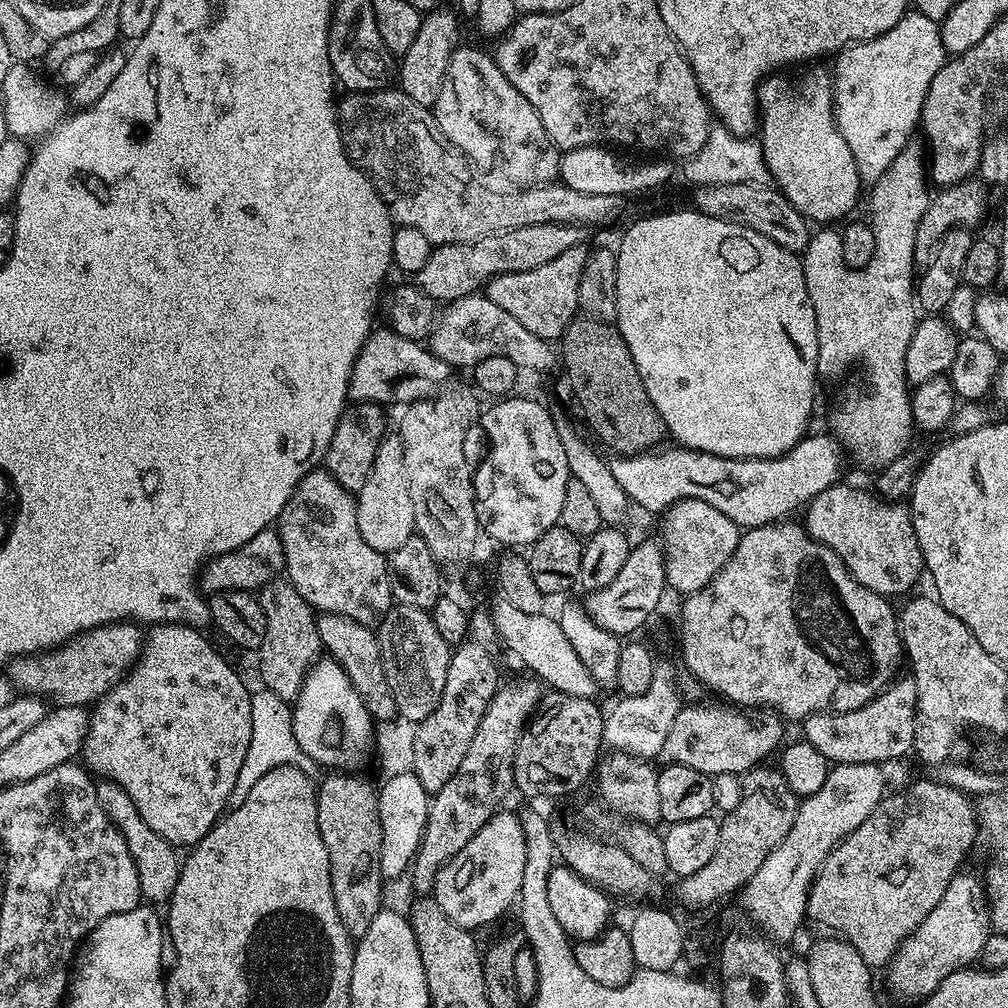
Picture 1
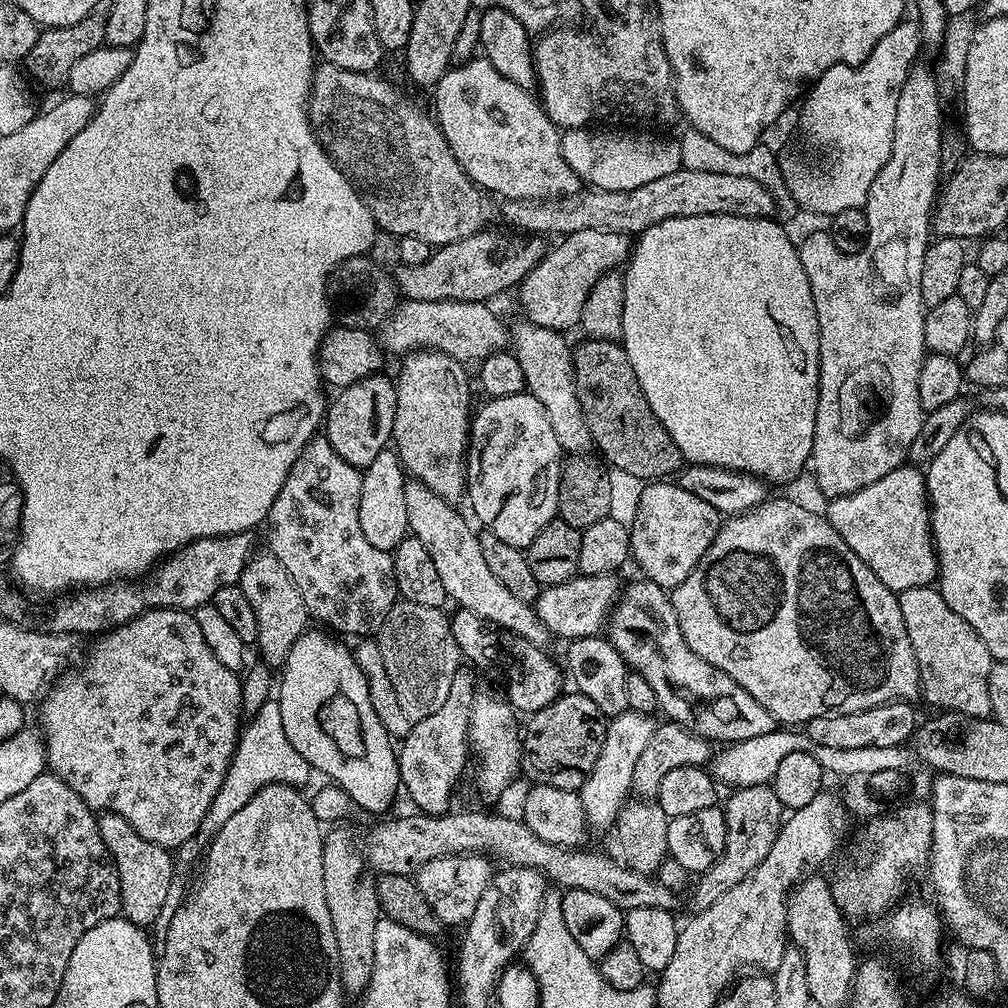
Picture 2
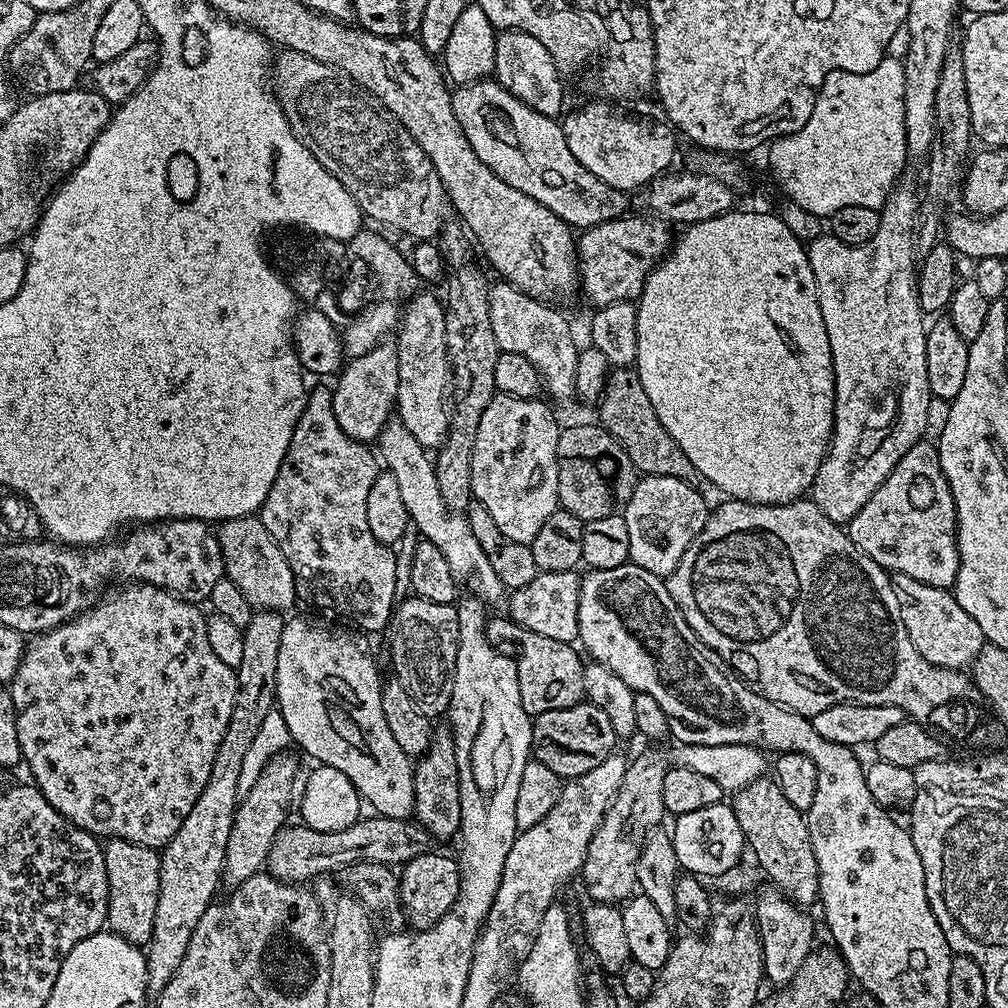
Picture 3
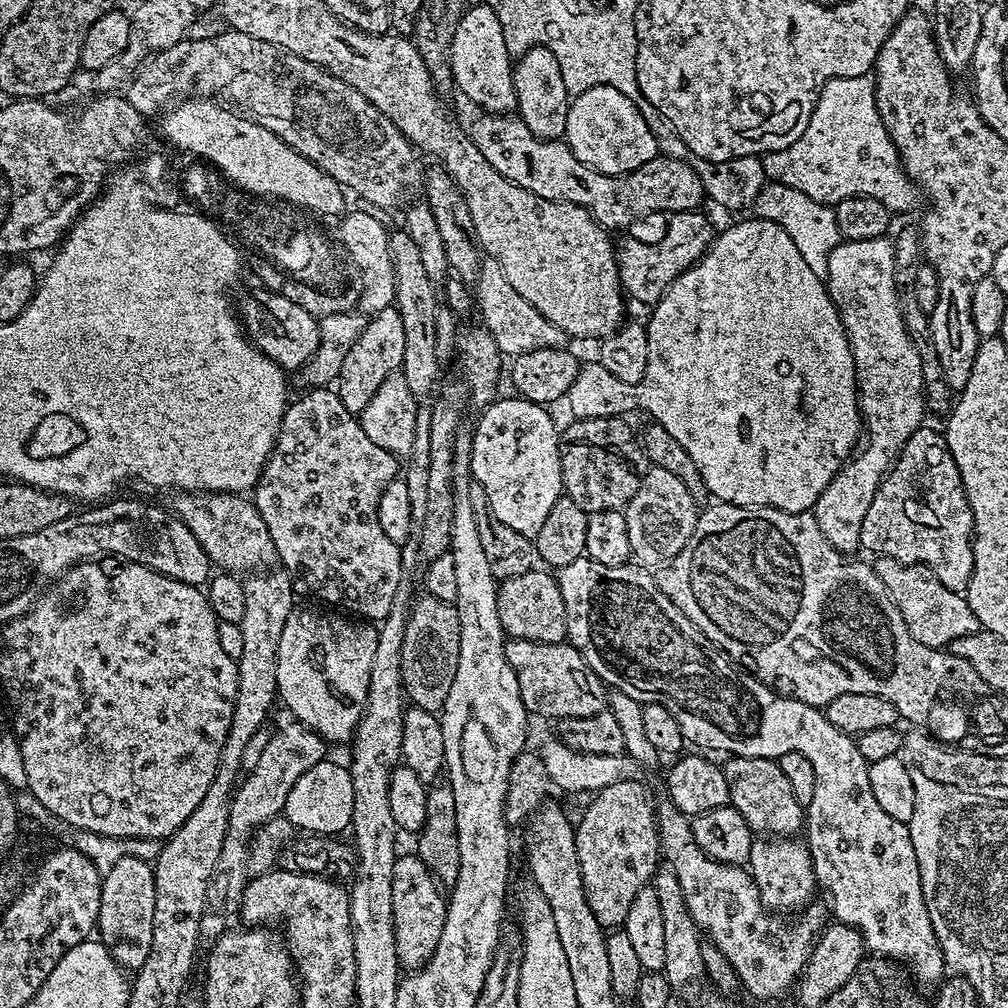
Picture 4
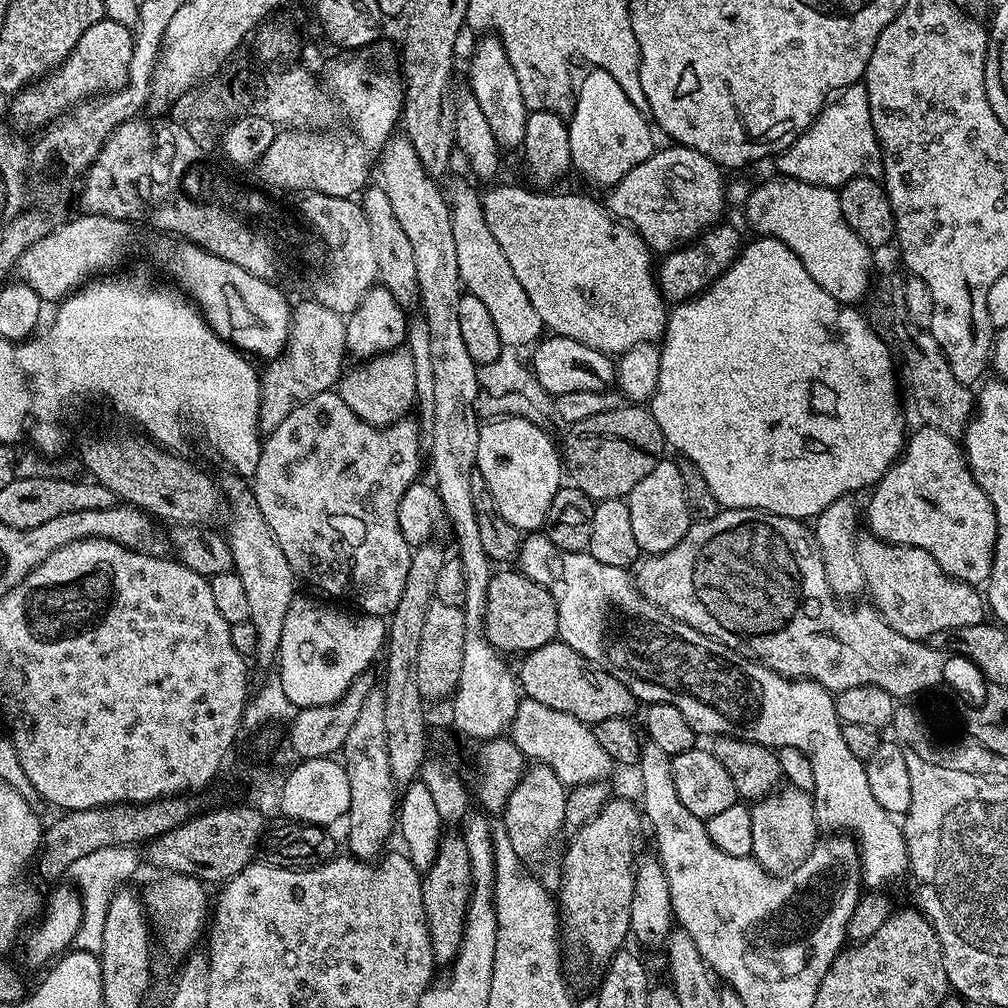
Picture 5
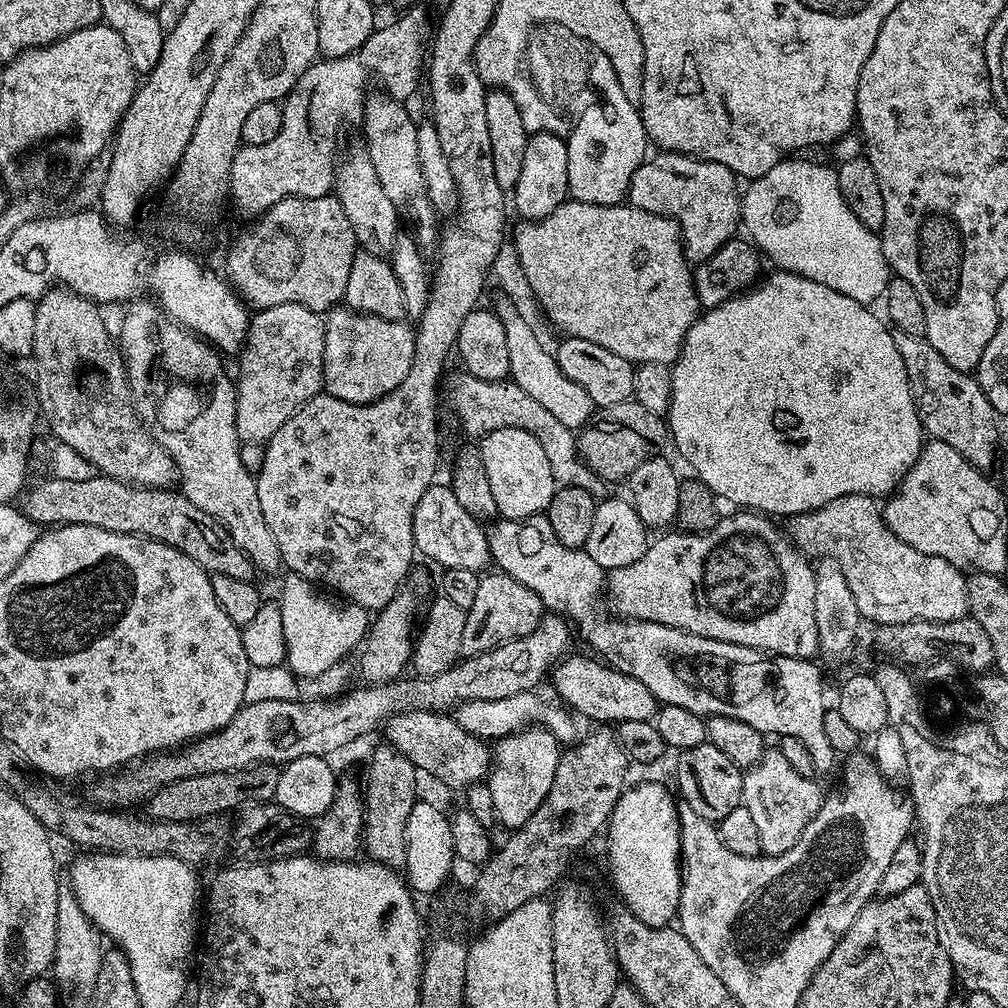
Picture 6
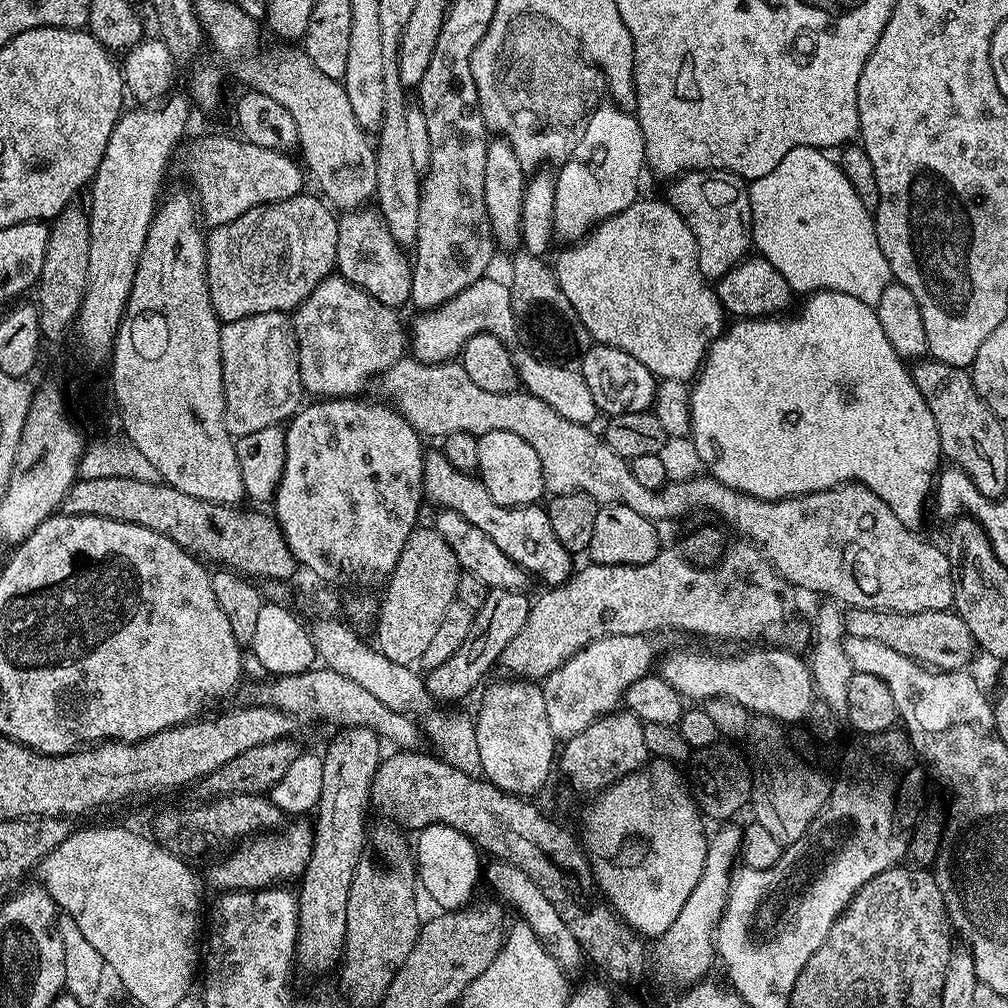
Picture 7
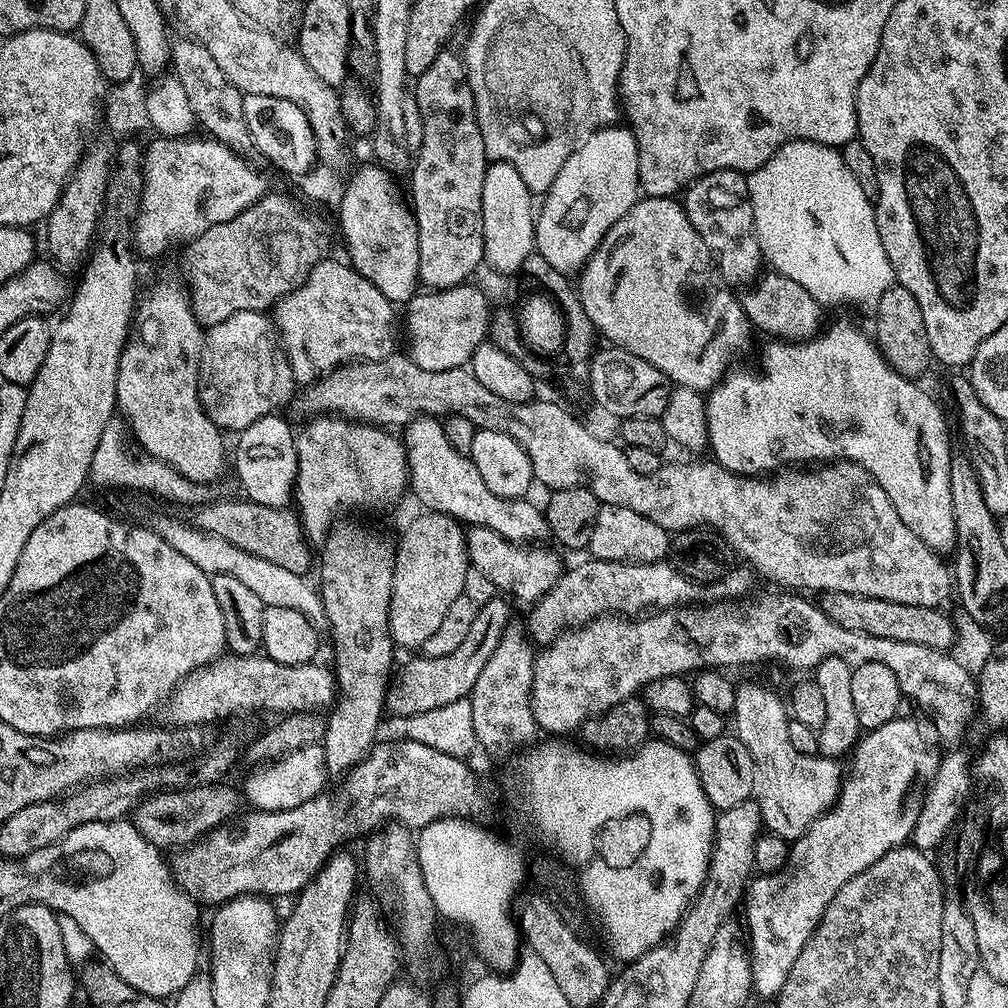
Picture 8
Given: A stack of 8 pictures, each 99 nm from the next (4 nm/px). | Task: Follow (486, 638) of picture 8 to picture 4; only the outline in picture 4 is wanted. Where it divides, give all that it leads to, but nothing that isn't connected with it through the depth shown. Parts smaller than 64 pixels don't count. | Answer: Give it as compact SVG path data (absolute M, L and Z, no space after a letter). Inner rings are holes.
M537 570L499 581L496 593L498 618L502 618L505 637L547 644L565 643L568 635L566 606L562 602L562 590L558 590L558 582L551 571Z

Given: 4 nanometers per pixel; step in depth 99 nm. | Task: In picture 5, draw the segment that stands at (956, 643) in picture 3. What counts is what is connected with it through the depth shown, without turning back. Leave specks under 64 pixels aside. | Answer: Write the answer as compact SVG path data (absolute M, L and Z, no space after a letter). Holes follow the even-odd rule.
M864 534L857 539L856 553L867 595L872 595L871 603L879 610L880 617L898 630L898 634L924 642L939 632L985 623L985 597L981 593L979 596L973 585L947 576L926 550L891 544L888 540Z

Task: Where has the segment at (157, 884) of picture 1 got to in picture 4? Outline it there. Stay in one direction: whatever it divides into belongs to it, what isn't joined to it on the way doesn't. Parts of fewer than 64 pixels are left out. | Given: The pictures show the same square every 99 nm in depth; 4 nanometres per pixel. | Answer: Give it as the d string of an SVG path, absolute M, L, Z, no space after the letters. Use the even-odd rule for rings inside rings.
M118 858L110 870L103 873L100 881L100 909L96 926L98 929L98 939L108 953L112 955L112 960L124 970L135 970L146 962L150 955L150 942L154 942L154 868L147 860L138 858Z

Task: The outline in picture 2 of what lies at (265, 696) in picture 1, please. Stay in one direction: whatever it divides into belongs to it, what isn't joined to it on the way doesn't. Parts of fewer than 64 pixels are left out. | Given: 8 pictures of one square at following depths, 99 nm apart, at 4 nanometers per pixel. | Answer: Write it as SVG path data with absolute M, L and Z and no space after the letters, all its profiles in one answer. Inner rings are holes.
M269 698L258 710L258 714L252 716L243 727L240 734L240 741L232 755L232 761L228 767L226 778L214 794L214 802L210 802L210 810L206 810L206 818L202 818L202 826L198 826L194 840L201 846L207 846L226 826L226 821L233 814L238 814L258 790L262 790L271 784L290 784L293 786L304 786L308 779L314 776L314 769L308 765L306 758L290 746L290 738L286 738L286 729L282 726L282 710L280 701L276 698Z

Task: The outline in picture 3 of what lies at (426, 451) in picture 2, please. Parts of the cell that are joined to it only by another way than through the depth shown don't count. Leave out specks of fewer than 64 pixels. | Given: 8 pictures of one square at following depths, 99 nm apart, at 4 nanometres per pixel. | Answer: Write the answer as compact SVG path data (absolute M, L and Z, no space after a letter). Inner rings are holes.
M421 290L415 292L403 305L398 331L394 343L398 350L398 394L396 395L395 411L398 419L414 434L414 438L429 450L435 450L446 438L448 433L448 414L450 411L450 385L452 367L448 364L448 347L446 346L445 301L435 296L435 291Z

